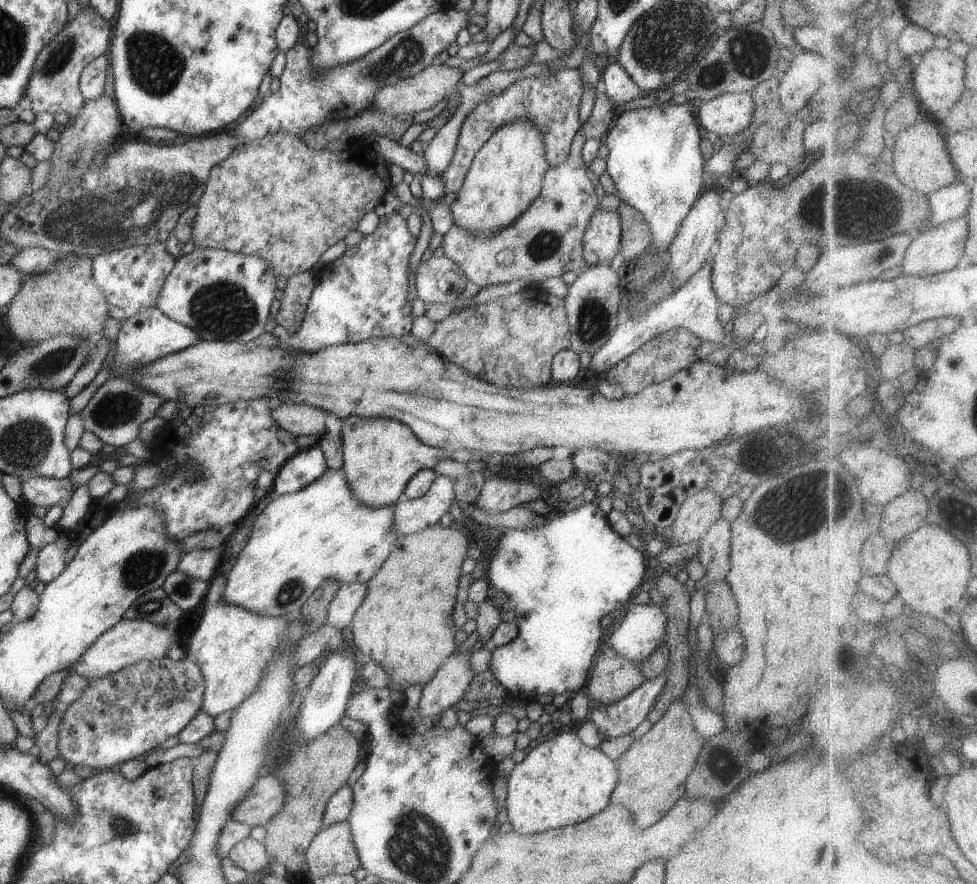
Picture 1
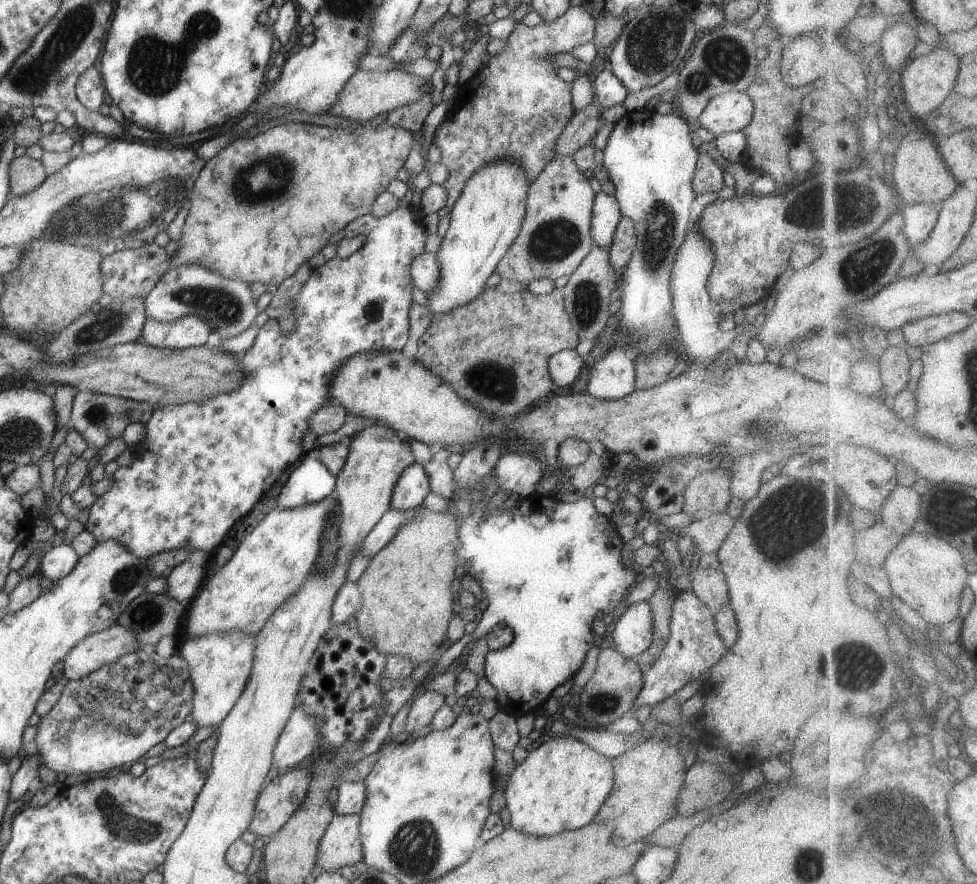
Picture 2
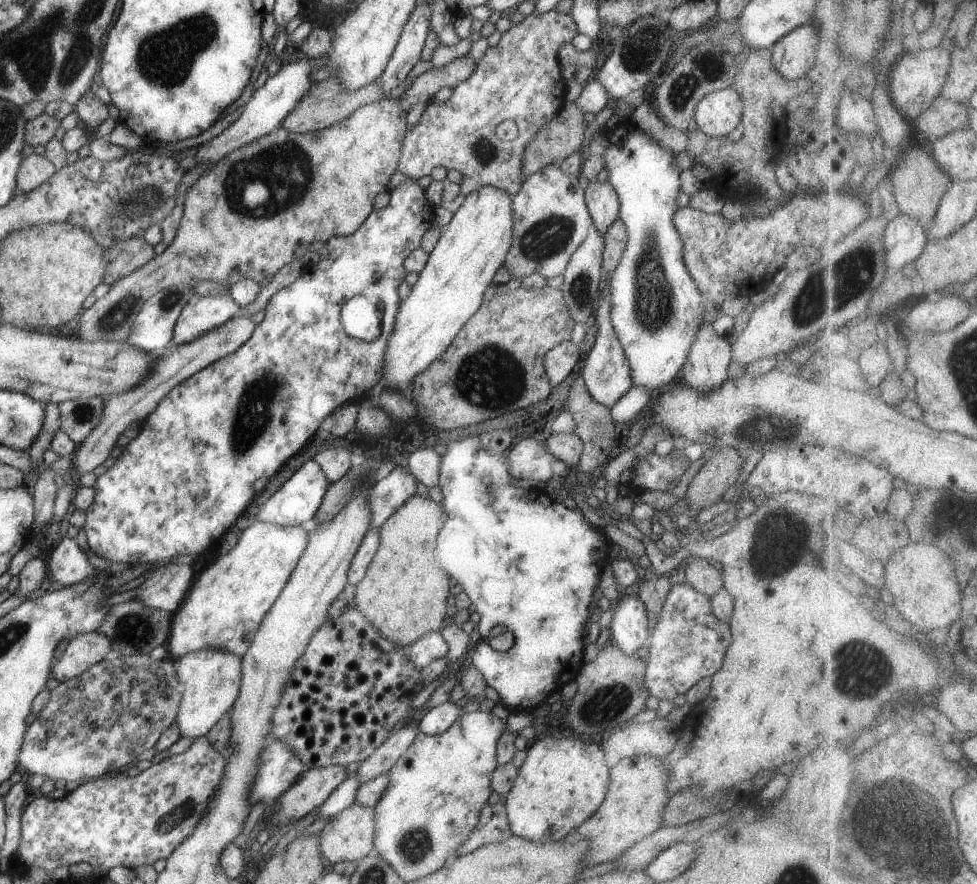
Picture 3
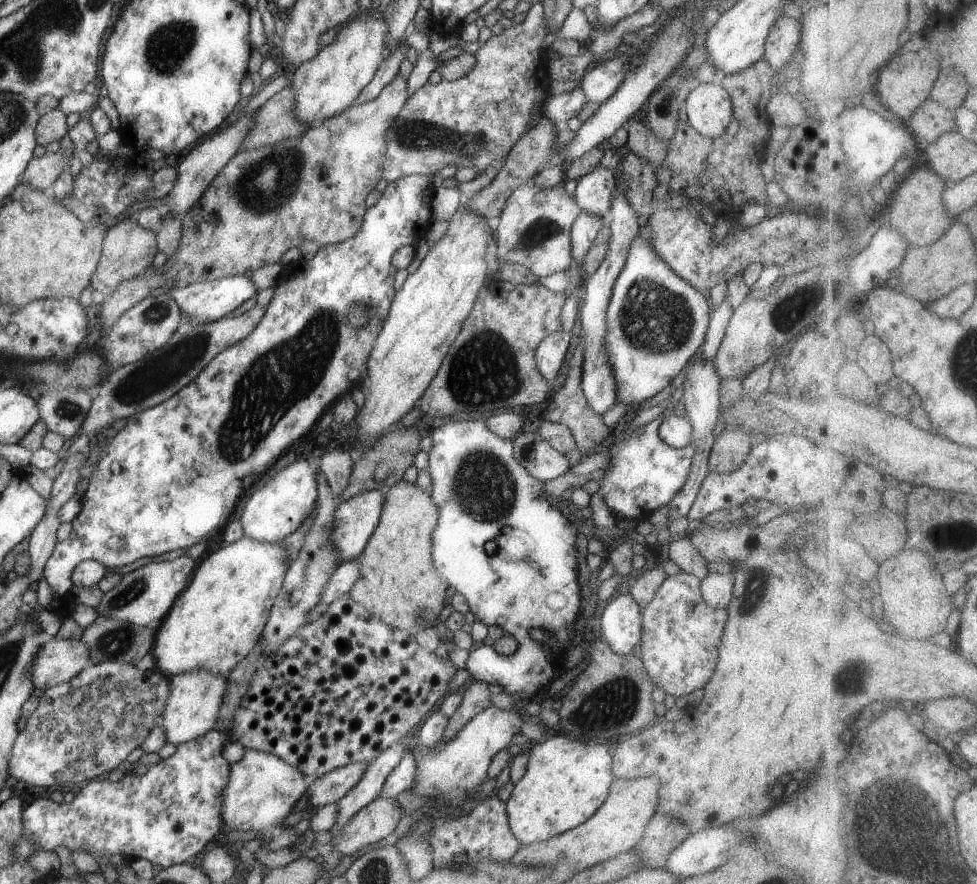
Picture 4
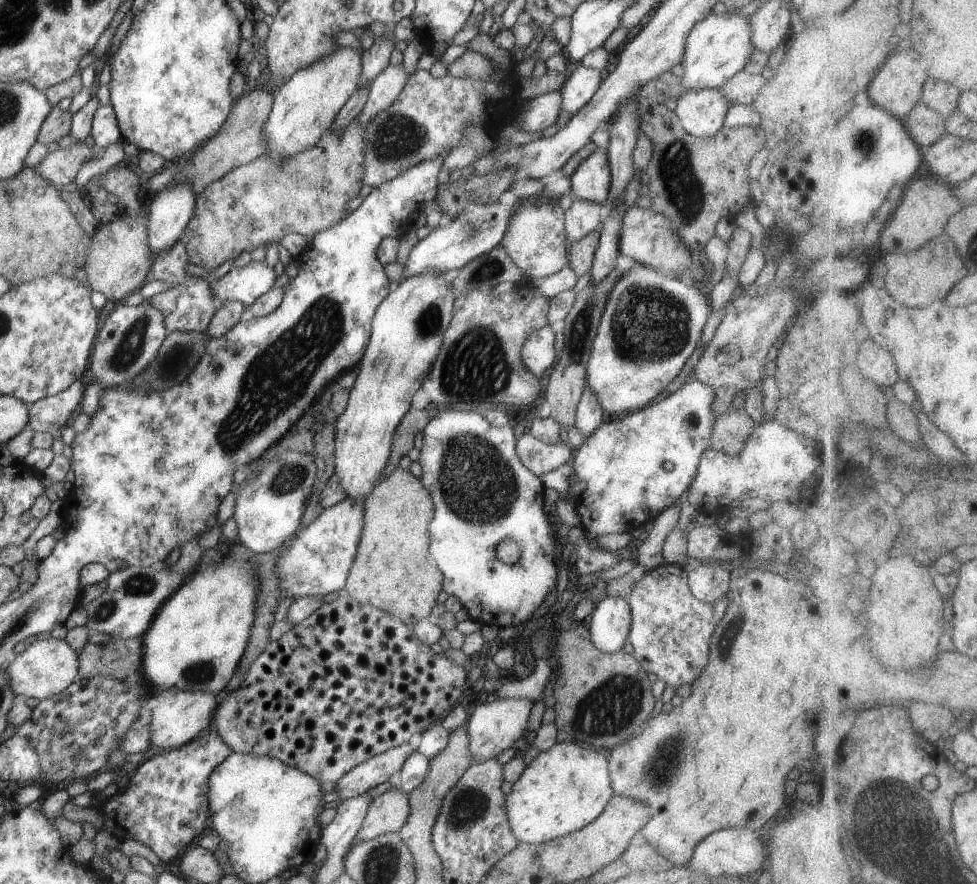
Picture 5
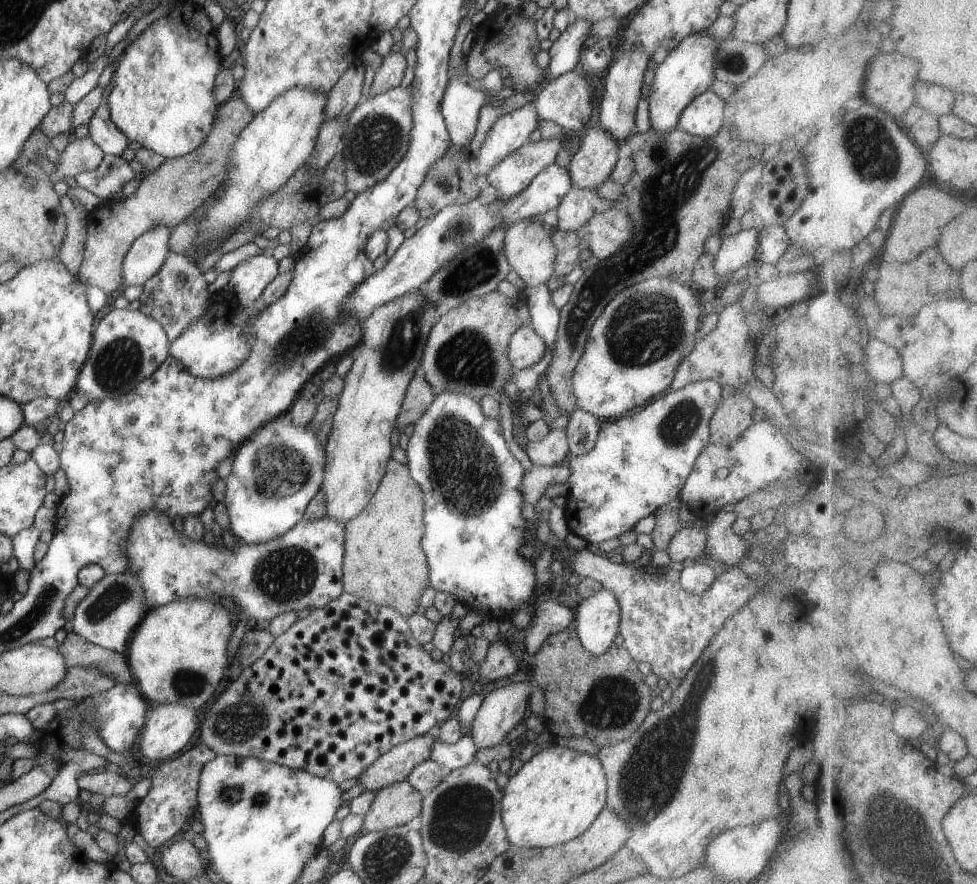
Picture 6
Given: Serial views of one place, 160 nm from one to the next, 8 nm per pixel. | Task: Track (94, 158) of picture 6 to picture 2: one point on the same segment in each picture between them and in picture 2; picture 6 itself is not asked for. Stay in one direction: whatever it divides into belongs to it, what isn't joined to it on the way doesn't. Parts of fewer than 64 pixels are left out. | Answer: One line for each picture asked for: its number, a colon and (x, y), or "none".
2: (25, 174)
3: (34, 170)
4: (41, 172)
5: (61, 166)

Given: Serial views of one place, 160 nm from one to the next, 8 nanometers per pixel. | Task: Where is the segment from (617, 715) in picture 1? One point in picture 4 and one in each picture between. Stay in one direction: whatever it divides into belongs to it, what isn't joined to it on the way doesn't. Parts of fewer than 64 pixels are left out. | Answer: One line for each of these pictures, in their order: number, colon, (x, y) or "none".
2: (694, 646)
3: (687, 643)
4: (681, 634)

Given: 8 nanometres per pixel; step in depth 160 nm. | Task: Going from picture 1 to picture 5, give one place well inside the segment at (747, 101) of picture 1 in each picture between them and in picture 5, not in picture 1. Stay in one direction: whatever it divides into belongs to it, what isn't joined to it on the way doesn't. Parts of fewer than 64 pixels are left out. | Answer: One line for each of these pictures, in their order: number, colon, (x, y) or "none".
2: (730, 112)
3: (718, 114)
4: (709, 108)
5: (702, 112)

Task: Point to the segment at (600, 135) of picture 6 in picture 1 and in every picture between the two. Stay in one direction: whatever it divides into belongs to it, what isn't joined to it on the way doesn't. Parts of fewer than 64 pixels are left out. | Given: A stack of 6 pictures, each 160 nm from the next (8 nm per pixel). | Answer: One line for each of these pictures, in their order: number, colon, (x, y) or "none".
1: (602, 239)
2: (606, 214)
3: (602, 201)
4: (595, 192)
5: (591, 181)

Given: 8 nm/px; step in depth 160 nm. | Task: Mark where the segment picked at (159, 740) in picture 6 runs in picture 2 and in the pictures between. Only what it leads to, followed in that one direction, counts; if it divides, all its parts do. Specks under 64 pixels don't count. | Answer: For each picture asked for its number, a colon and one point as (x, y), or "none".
2: (220, 664)
3: (210, 678)
4: (196, 696)
5: (178, 716)

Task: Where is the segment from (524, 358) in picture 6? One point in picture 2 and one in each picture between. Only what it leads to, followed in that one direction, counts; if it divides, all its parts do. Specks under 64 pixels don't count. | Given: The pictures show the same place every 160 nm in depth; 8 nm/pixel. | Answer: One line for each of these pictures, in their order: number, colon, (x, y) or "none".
2: (564, 366)
3: (560, 361)
4: (550, 354)
5: (539, 353)

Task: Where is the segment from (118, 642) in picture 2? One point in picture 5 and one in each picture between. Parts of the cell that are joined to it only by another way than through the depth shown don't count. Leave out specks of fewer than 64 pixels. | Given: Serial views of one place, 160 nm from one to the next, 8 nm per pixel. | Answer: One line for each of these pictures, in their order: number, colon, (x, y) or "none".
3: (85, 650)
4: (58, 661)
5: (46, 667)

